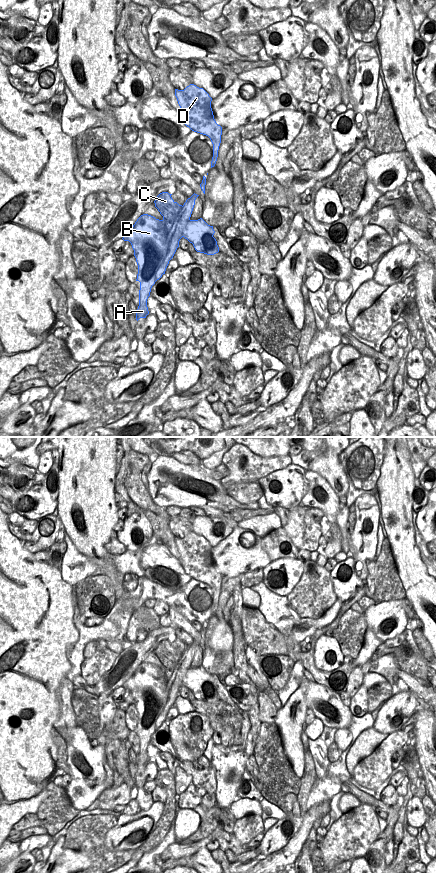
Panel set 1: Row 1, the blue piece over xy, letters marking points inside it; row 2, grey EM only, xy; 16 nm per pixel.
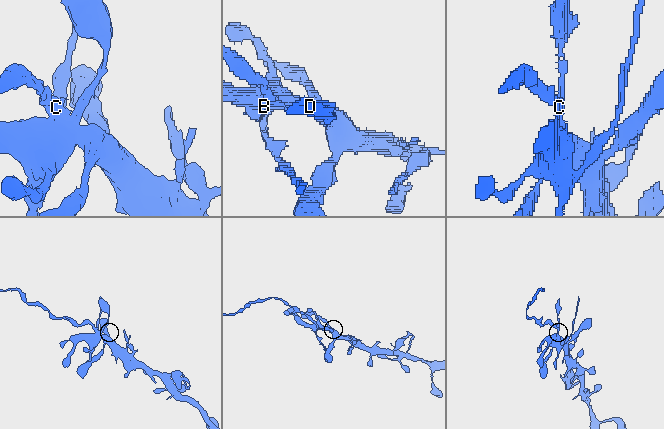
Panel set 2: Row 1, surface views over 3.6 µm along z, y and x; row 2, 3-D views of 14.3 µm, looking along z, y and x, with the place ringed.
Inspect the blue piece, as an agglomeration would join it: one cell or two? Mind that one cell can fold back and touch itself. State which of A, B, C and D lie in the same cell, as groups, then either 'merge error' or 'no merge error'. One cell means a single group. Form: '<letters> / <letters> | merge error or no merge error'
A B D / C | merge error

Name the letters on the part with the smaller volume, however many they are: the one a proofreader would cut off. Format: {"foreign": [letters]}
{"foreign": ["C"]}

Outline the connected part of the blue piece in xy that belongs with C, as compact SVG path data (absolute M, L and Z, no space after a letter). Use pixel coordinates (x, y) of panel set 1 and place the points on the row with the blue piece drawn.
M162 192L154 201L155 207L158 209L160 214L162 214L163 211L172 212L175 214L178 214L181 211L183 206L175 202L171 195L172 194L169 194L168 192Z

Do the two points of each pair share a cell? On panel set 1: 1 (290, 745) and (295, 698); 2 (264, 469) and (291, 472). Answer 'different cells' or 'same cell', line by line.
1: same cell
2: different cells

